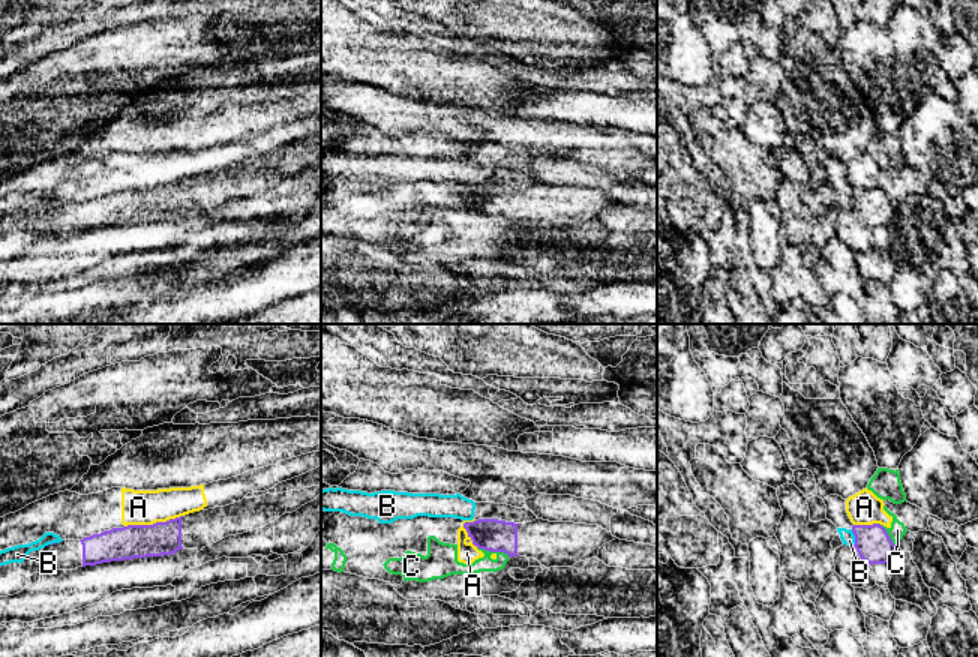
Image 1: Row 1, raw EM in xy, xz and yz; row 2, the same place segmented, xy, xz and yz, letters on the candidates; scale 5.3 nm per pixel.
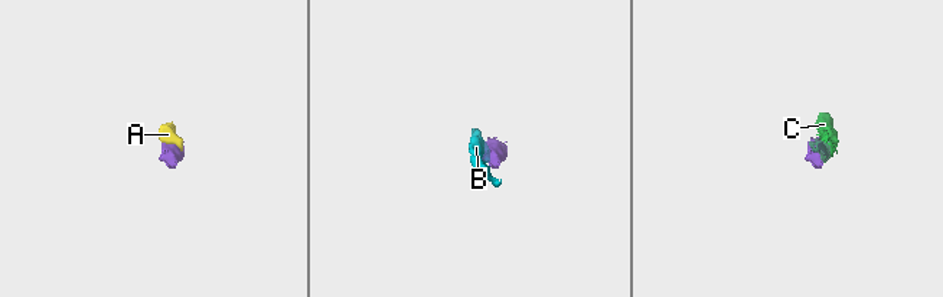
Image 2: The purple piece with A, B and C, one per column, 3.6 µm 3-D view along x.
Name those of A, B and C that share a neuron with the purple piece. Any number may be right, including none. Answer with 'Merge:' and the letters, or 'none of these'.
Merge: none of these

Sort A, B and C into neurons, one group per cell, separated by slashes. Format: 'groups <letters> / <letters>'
groups A / B / C

